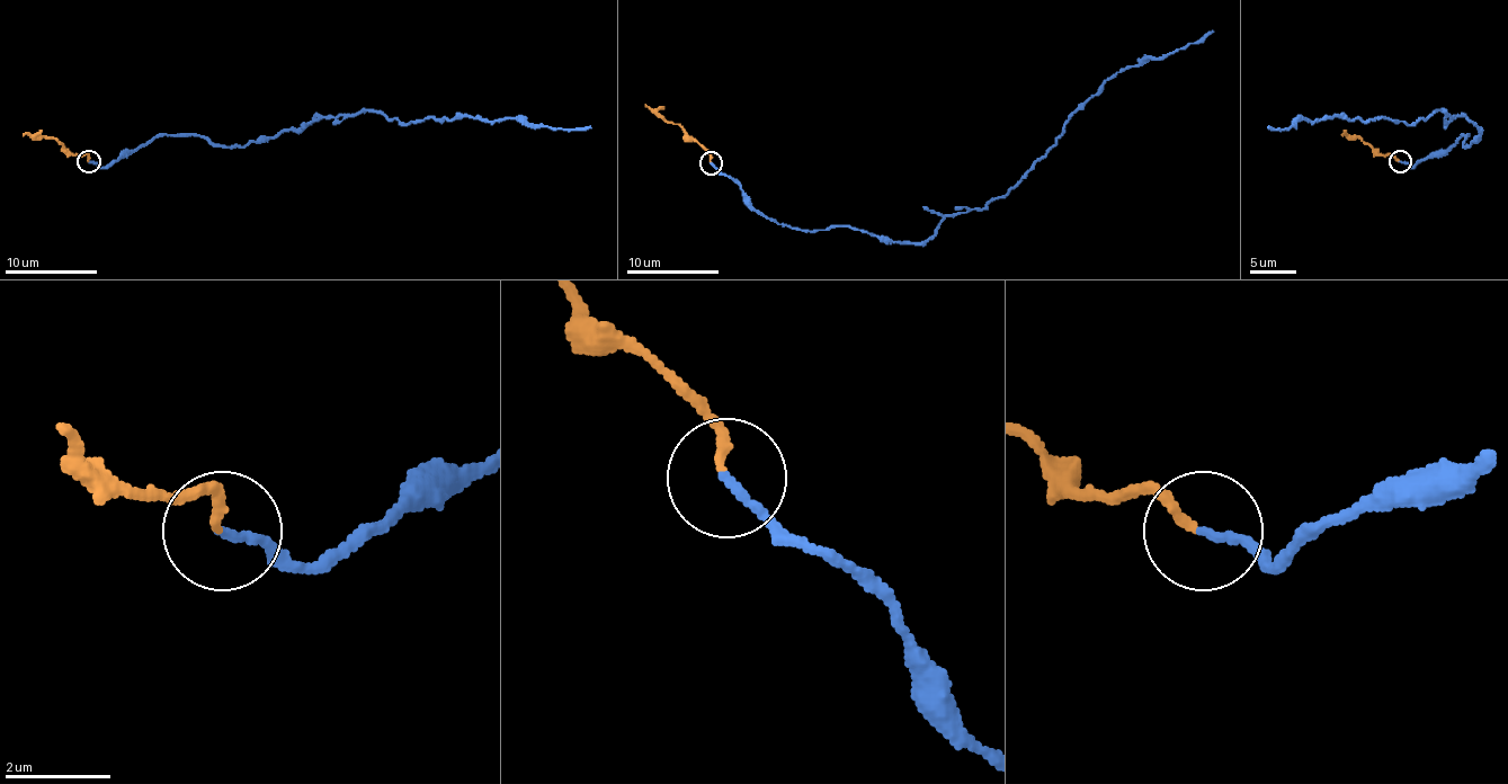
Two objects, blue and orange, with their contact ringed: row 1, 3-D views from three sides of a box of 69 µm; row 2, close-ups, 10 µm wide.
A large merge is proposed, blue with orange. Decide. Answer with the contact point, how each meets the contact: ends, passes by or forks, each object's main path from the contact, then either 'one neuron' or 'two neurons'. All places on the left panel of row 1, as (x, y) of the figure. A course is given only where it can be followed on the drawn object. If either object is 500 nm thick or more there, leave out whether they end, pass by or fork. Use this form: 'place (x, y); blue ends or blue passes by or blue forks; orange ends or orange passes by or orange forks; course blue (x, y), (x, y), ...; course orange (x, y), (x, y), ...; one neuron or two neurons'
place (89, 161); blue ends; orange ends; course blue (89, 161), (110, 167), (159, 134), (232, 145), (380, 110), (404, 125), (591, 127); course orange (89, 161), (85, 154), (71, 154), (54, 139), (23, 136); one neuron

